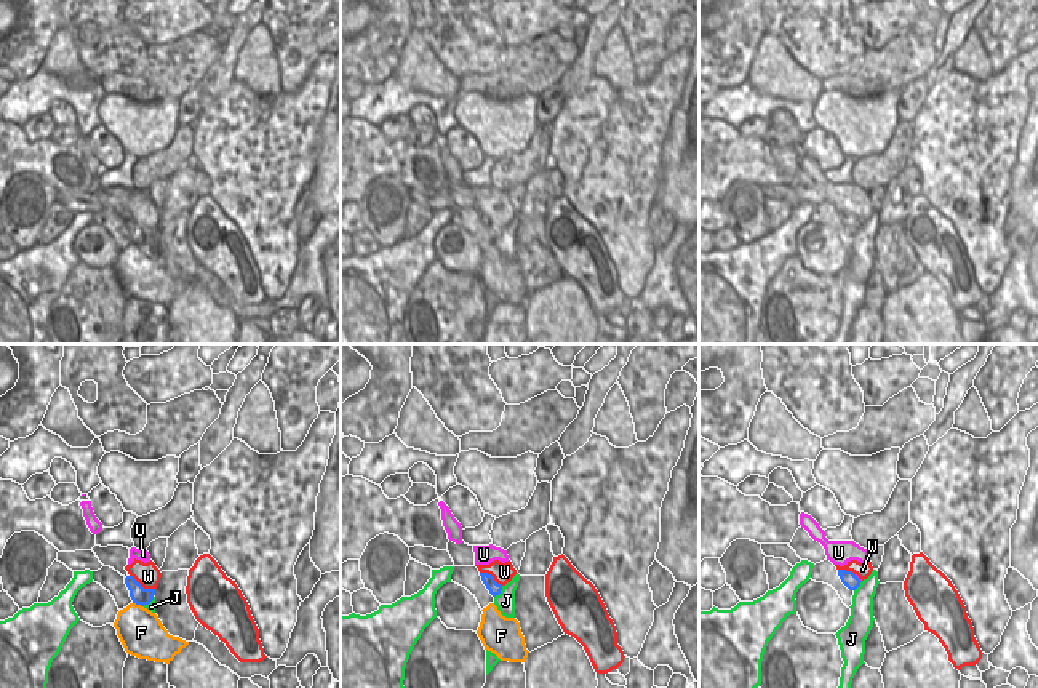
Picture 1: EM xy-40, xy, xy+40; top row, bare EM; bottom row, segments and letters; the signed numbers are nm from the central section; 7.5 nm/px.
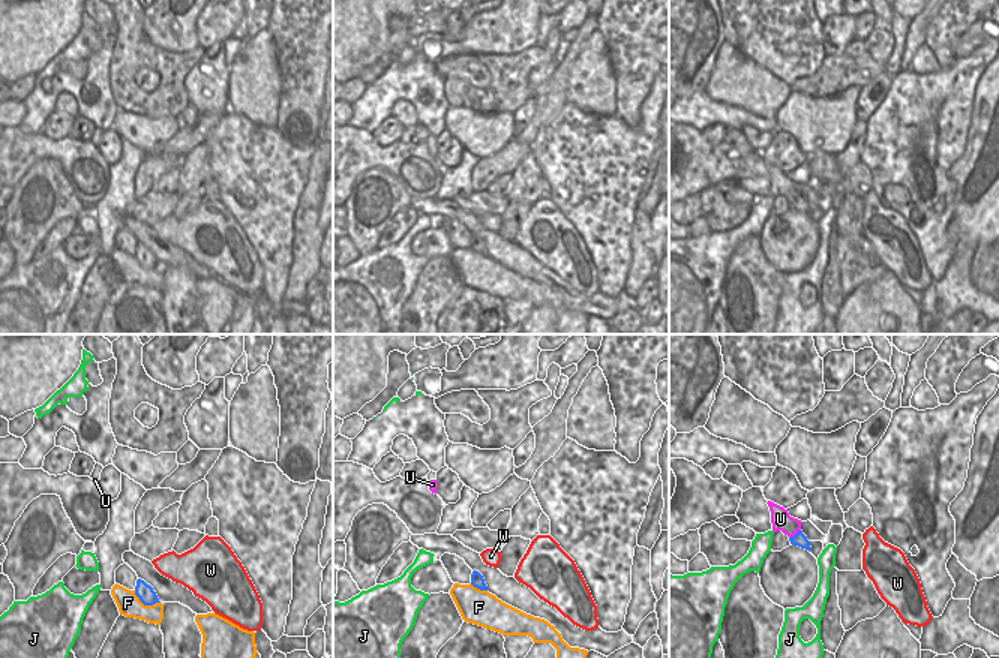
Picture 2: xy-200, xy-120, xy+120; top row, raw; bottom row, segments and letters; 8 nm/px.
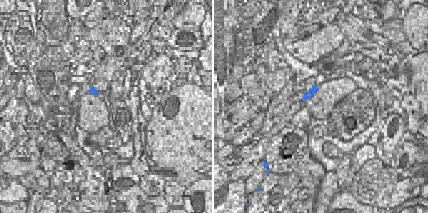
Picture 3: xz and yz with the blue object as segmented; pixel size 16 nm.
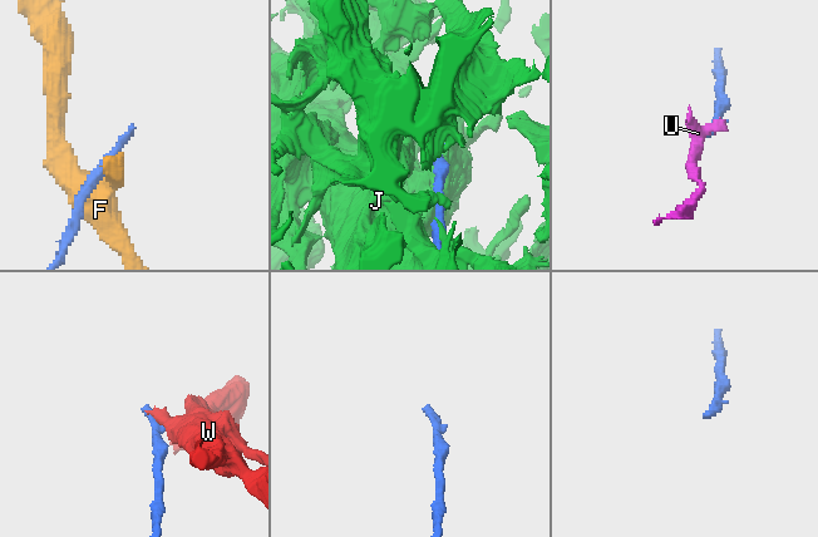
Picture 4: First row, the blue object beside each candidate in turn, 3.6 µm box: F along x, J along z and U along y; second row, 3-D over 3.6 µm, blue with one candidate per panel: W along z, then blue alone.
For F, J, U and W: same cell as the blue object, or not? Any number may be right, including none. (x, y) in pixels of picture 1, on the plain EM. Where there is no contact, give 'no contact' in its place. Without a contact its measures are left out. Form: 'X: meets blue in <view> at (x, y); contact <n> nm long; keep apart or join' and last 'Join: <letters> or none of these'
F: meets blue in xy-40 at (138, 245); contact 90 nm long; keep apart
J: meets blue in xy at (499, 234); contact 120 nm long; keep apart
U: meets blue in xy+40 at (858, 220); contact 80 nm long; join
W: meets blue in xy-40 at (141, 228); contact 220 nm long; keep apart
Join: U

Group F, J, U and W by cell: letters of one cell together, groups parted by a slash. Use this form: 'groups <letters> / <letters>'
groups F / J / U / W

